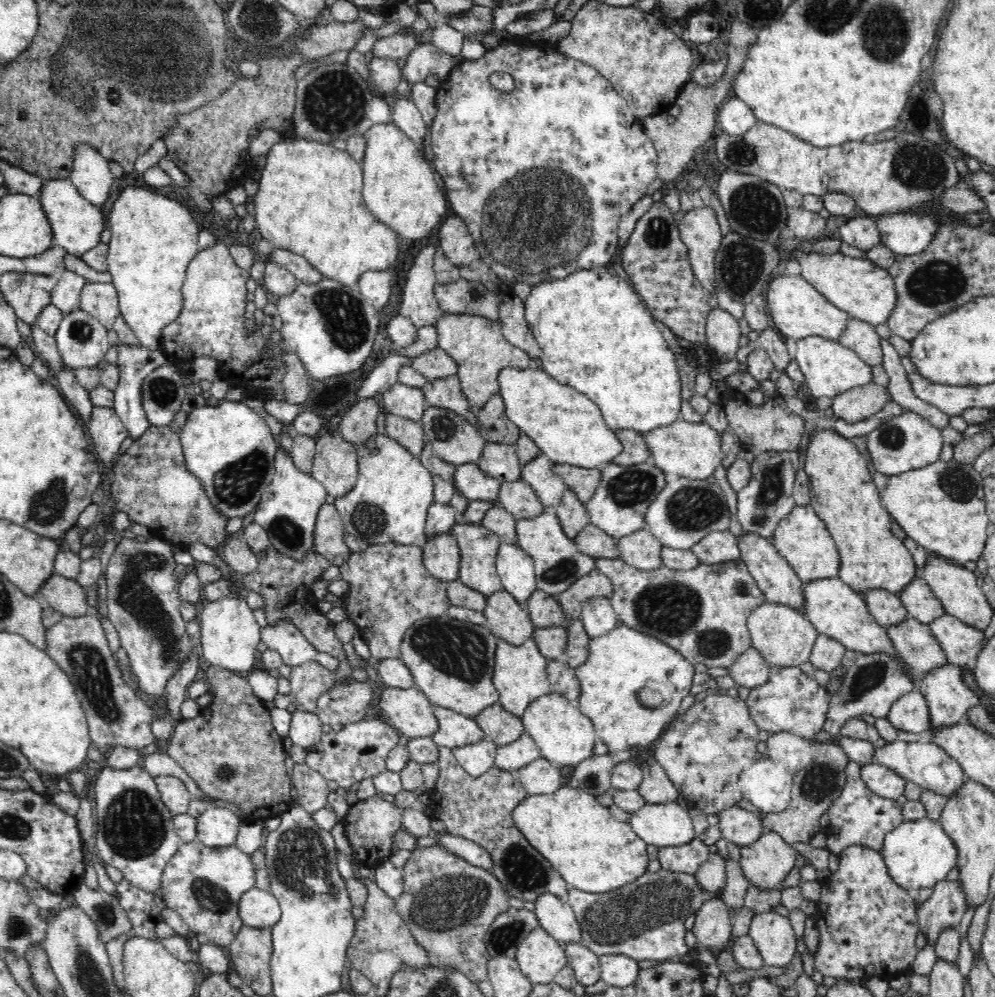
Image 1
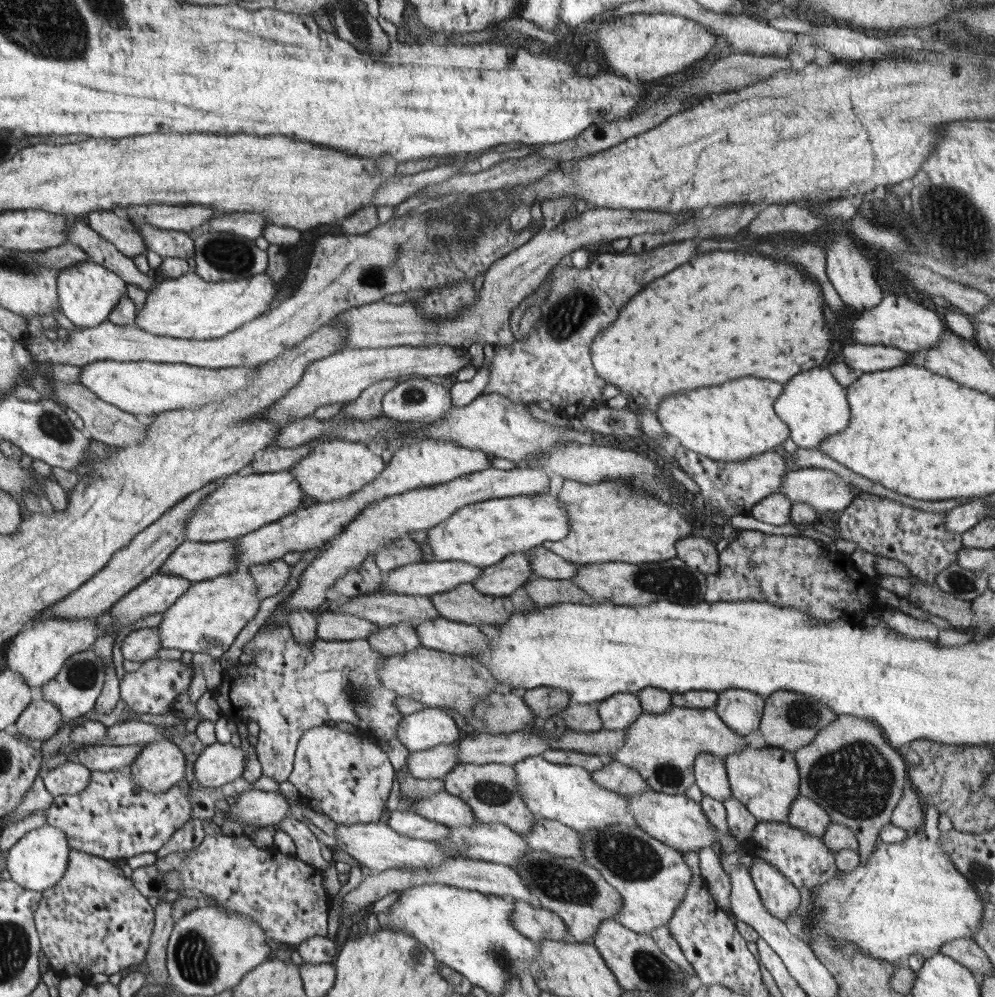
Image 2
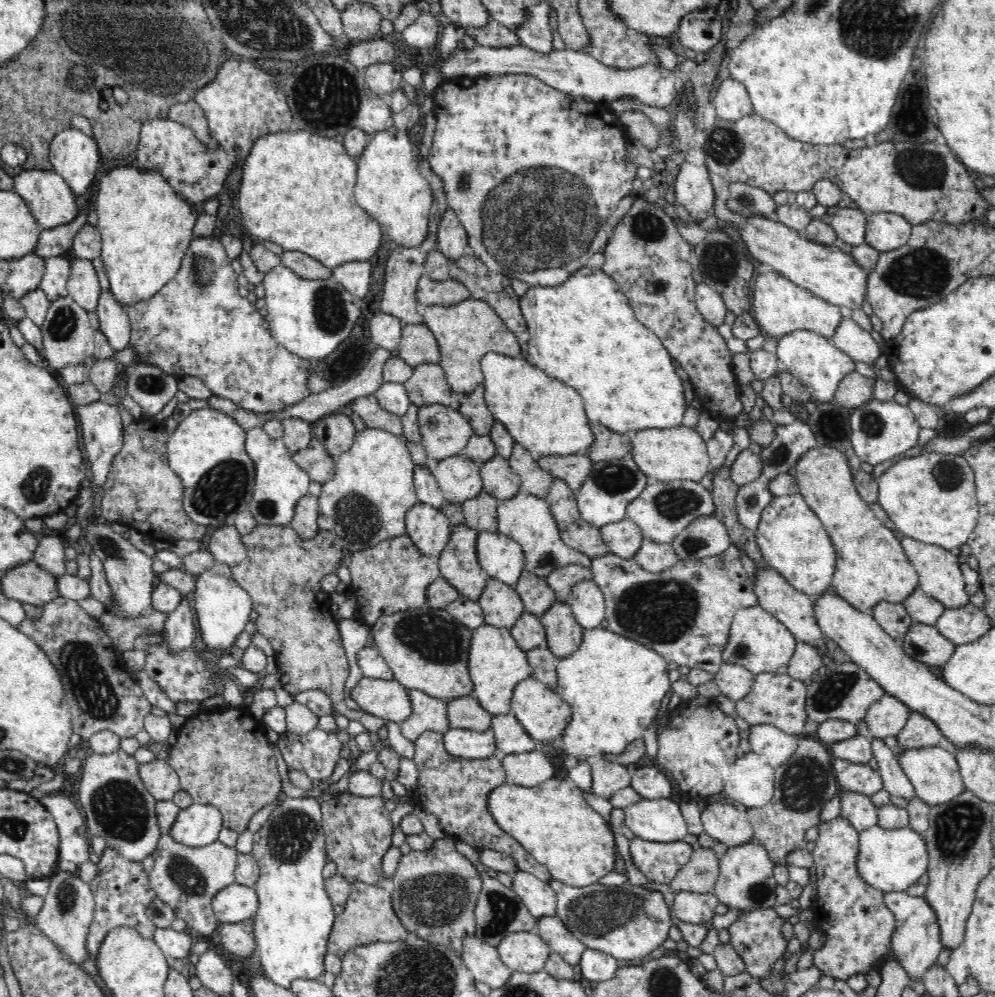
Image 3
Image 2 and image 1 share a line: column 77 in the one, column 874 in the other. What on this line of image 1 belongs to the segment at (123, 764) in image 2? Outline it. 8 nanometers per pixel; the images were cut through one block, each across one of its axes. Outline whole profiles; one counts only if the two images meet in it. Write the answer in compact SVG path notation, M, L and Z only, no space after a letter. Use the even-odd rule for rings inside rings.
M888 742L886 746L880 746L874 750L874 764L882 764L890 770L894 770L898 776L902 776L908 782L914 782L922 786L924 790L938 792L940 796L954 796L958 788L966 782L964 768L958 760L954 760L944 748L938 744L922 744L922 742Z

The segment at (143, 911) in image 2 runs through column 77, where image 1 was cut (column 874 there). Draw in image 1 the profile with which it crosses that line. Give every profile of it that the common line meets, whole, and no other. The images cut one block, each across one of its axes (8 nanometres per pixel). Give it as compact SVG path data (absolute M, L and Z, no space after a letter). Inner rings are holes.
M848 846L846 850L842 850L838 856L842 856L840 860L840 868L834 872L834 876L826 882L822 882L822 898L820 898L820 904L824 908L820 908L820 916L824 916L822 920L816 920L818 922L818 932L820 932L820 944L818 944L818 950L816 950L816 970L824 976L824 978L848 978L848 980L856 980L856 978L894 978L896 974L904 974L904 972L910 972L912 964L916 962L920 950L916 946L916 940L918 940L918 932L920 932L920 926L918 926L918 914L916 914L916 906L914 906L914 898L910 896L910 892L906 888L900 888L888 874L888 868L886 868L886 862L884 862L884 856L872 848L866 848L866 846Z

